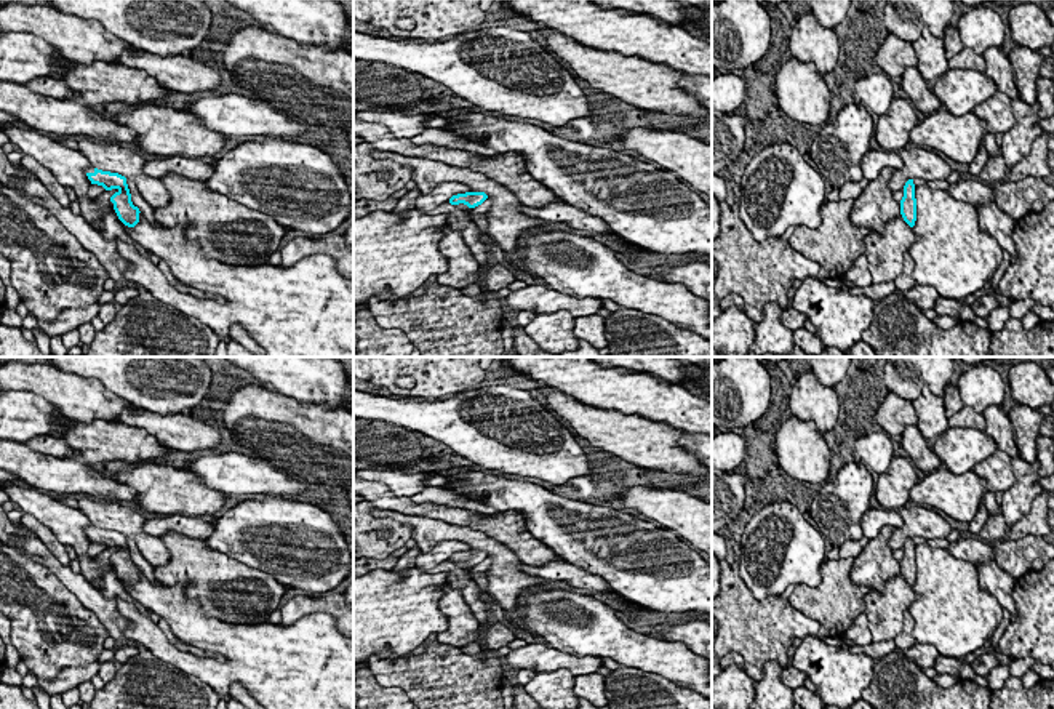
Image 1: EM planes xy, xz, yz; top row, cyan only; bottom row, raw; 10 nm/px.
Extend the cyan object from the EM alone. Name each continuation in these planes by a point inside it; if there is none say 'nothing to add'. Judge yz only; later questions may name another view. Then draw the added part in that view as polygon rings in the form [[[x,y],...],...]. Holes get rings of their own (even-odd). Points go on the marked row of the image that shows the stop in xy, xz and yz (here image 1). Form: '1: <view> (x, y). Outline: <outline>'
nothing to add

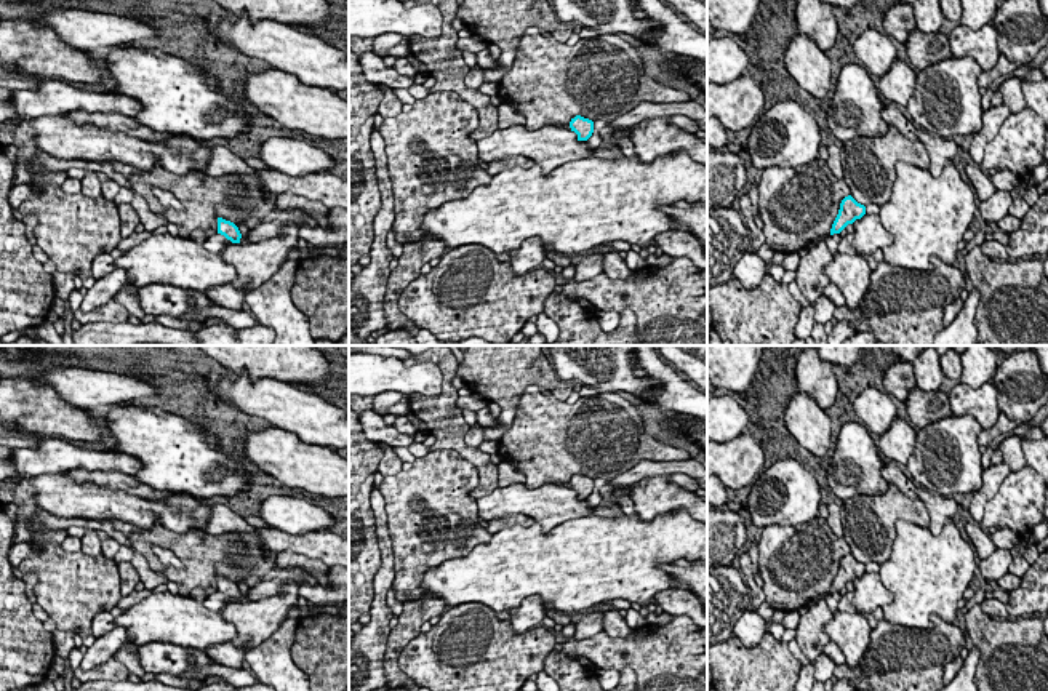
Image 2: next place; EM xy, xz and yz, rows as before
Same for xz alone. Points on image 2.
nothing to add

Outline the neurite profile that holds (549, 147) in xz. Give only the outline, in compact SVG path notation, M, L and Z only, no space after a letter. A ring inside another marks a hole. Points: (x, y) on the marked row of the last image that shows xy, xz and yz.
M525 125L498 128L491 136L477 141L478 160L490 163L496 158L523 155L539 165L542 174L555 168L594 155L586 141L579 141L571 130L546 125L538 130L528 130Z

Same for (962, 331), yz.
M973 288L973 291L963 301L960 314L947 328L941 330L934 336L933 346L976 346L978 328L974 323L974 315L979 298L979 290Z

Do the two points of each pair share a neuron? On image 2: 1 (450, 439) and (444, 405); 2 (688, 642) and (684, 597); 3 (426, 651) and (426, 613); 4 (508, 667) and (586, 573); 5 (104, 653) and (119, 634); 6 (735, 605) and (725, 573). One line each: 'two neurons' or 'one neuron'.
1: one neuron
2: two neurons
3: two neurons
4: two neurons
5: one neuron
6: one neuron

